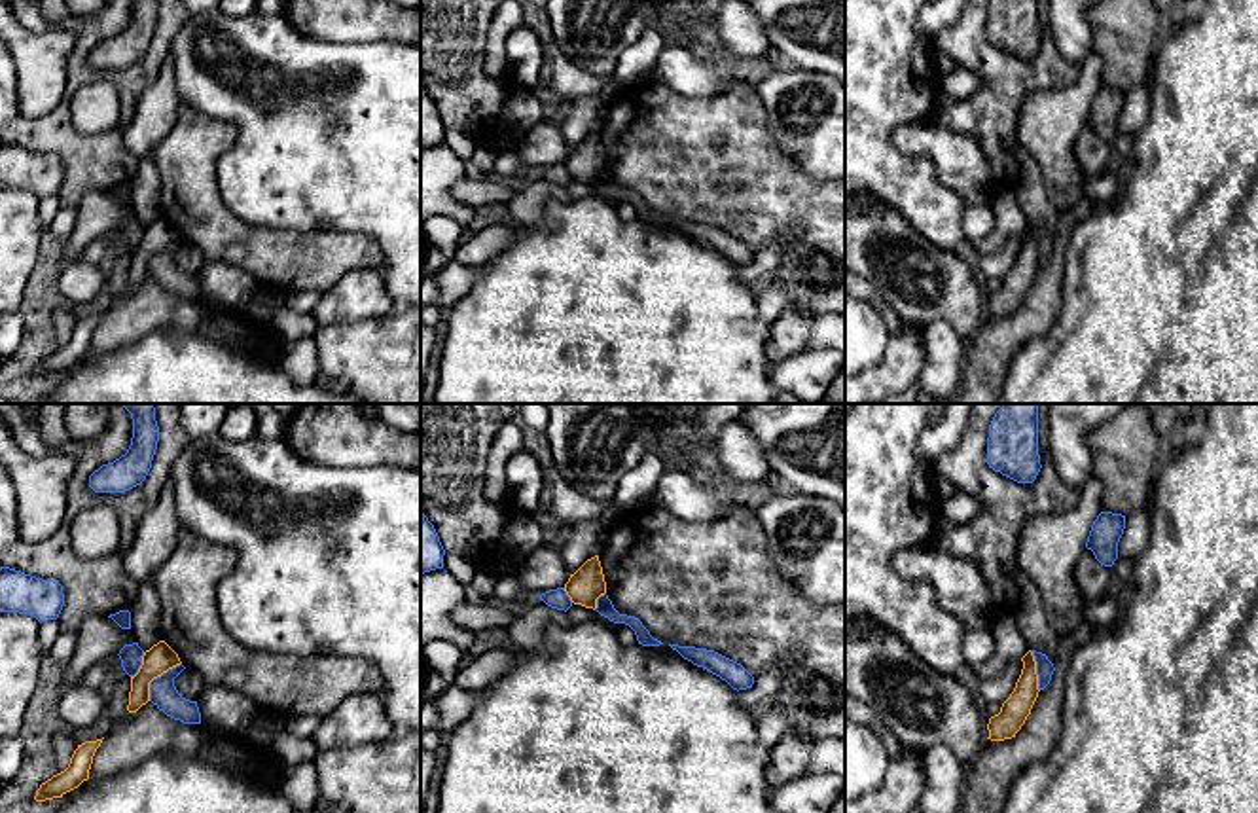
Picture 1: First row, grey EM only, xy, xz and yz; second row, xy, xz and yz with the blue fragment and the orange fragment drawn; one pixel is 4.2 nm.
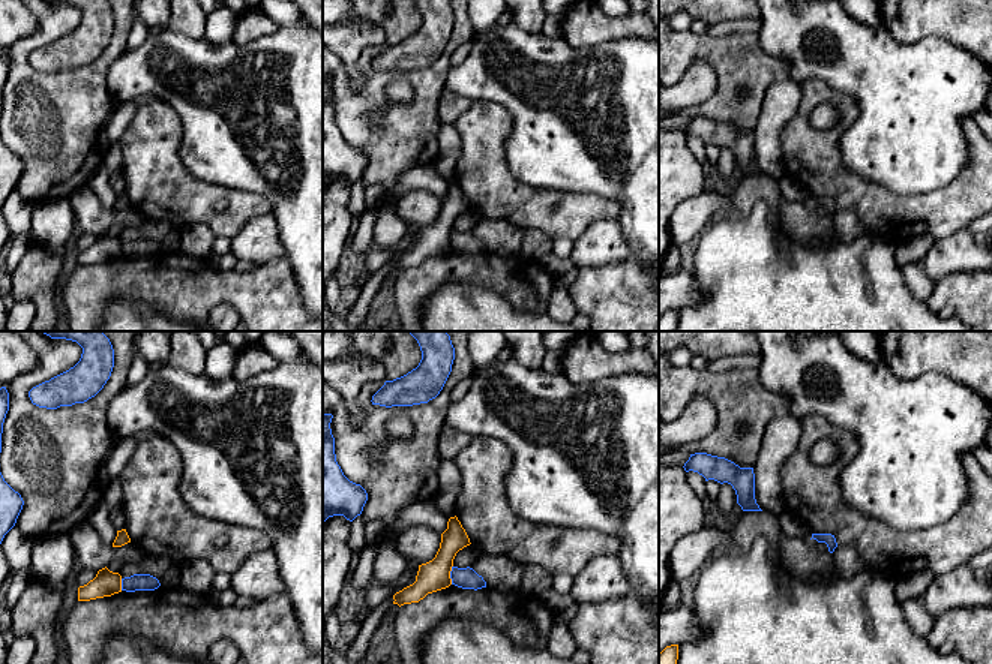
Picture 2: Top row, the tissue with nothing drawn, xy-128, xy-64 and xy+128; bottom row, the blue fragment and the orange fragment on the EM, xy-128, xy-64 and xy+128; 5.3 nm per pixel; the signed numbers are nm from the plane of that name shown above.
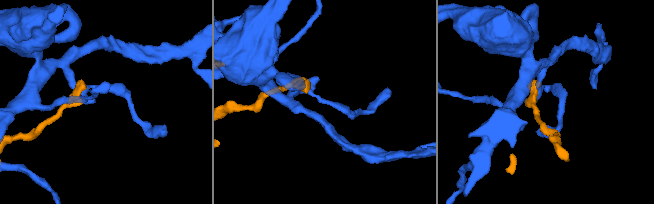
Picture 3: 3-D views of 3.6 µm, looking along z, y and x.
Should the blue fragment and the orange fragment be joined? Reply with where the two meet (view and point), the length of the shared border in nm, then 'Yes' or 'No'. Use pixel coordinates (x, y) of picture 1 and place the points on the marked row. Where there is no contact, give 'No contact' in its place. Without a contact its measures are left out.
Touches blue at xy (158, 677). Shared border 220 nm. No

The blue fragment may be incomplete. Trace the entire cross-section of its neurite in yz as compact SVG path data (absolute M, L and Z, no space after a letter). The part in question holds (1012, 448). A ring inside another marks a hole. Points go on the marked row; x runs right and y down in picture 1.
M1004 404L989 425L987 464L1017 481L1033 483L1042 468L1038 455L1038 404Z

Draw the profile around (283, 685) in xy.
M180 529L172 555L153 572L152 580L161 603L163 641L178 654L186 669L203 677L207 686L225 686L248 696L260 711L288 718L294 714L328 714L354 694L383 694L381 669L364 658L275 654L241 644L222 623L216 589L235 569L239 553Z

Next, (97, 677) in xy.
M119 656L89 667L81 684L104 692L117 675L127 675L121 667Z

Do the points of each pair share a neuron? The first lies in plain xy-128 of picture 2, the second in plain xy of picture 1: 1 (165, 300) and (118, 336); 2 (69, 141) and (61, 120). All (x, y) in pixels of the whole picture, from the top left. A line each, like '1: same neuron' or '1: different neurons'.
1: same neuron
2: same neuron

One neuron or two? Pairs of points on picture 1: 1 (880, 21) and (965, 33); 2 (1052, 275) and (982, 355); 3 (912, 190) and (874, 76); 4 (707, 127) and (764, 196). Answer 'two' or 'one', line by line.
1: two
2: one
3: one
4: one

